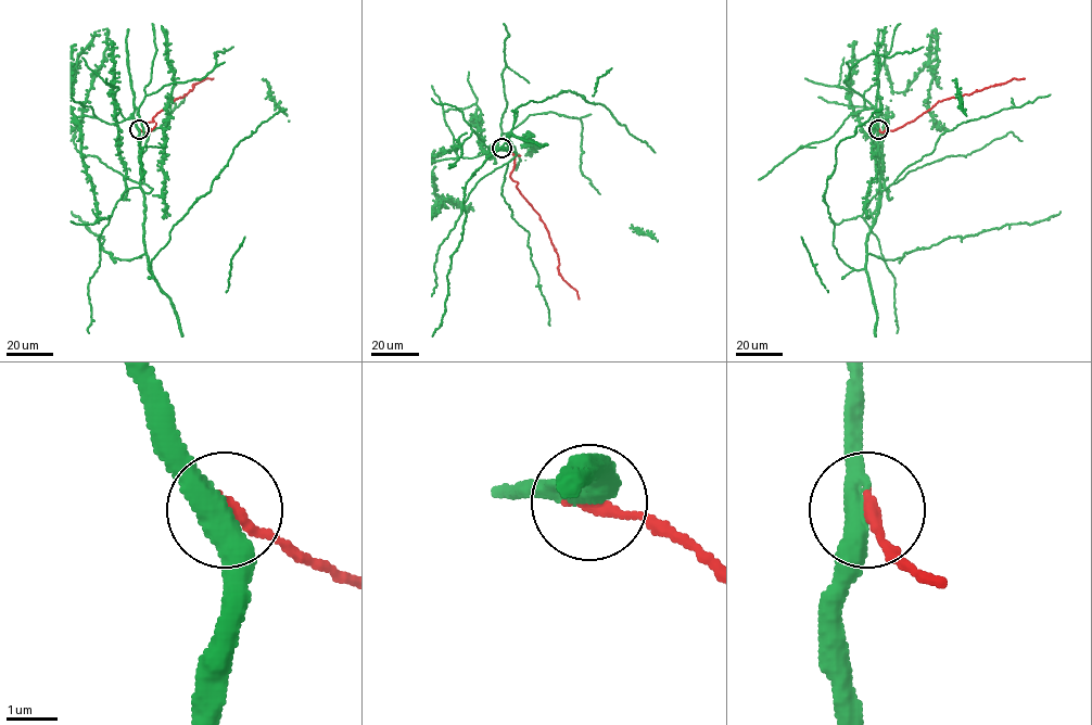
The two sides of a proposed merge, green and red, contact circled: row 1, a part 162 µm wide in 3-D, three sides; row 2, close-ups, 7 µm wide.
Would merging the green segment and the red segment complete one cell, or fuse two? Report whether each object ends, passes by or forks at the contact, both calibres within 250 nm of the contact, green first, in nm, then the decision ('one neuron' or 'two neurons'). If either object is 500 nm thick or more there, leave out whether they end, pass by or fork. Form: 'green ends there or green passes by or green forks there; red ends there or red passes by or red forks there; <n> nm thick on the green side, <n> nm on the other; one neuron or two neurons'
green passes by; red ends there; 440 nm thick on the green side, 280 nm on the other; one neuron

